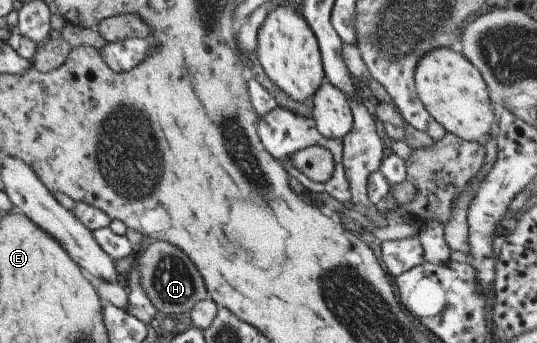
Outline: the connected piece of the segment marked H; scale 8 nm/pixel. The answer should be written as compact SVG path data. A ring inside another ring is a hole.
M166 240L152 242L141 258L136 259L140 272L140 286L154 304L154 308L170 317L191 312L200 300L209 298L204 280L192 260L174 244Z

